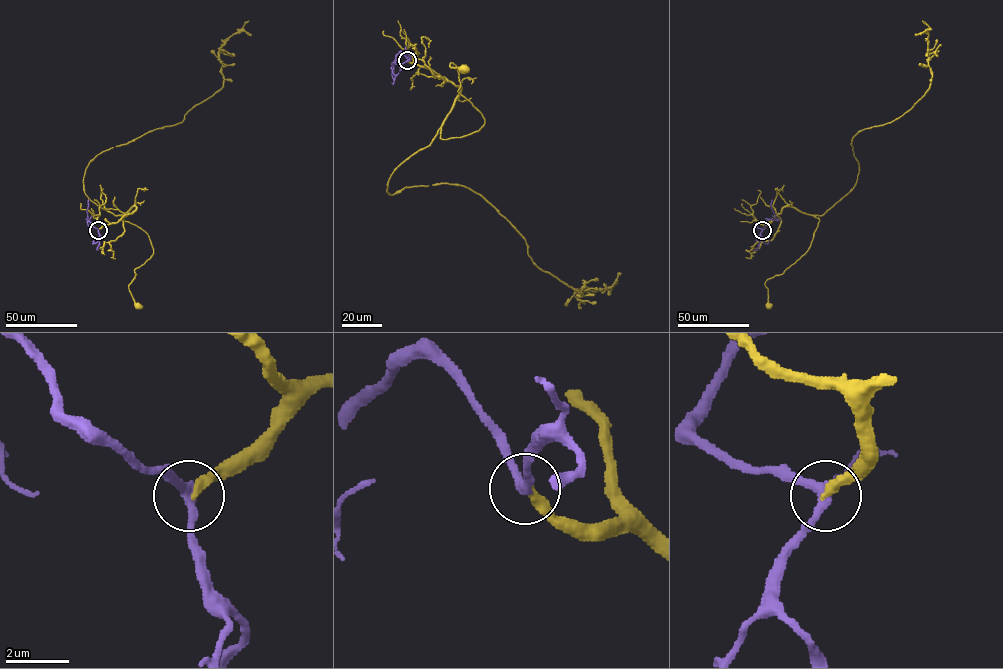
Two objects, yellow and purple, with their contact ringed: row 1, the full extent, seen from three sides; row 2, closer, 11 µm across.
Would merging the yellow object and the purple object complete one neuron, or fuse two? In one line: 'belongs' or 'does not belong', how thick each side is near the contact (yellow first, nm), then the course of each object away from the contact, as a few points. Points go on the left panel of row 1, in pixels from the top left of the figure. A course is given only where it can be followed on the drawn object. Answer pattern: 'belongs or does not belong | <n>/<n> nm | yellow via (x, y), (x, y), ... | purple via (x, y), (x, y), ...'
belongs | 320/300 nm | yellow via (98, 230), (116, 223), (136, 207), (121, 218), (146, 233), (153, 254), (134, 270), (129, 286), (138, 305) | purple via (98, 230), (87, 219), (88, 200)

